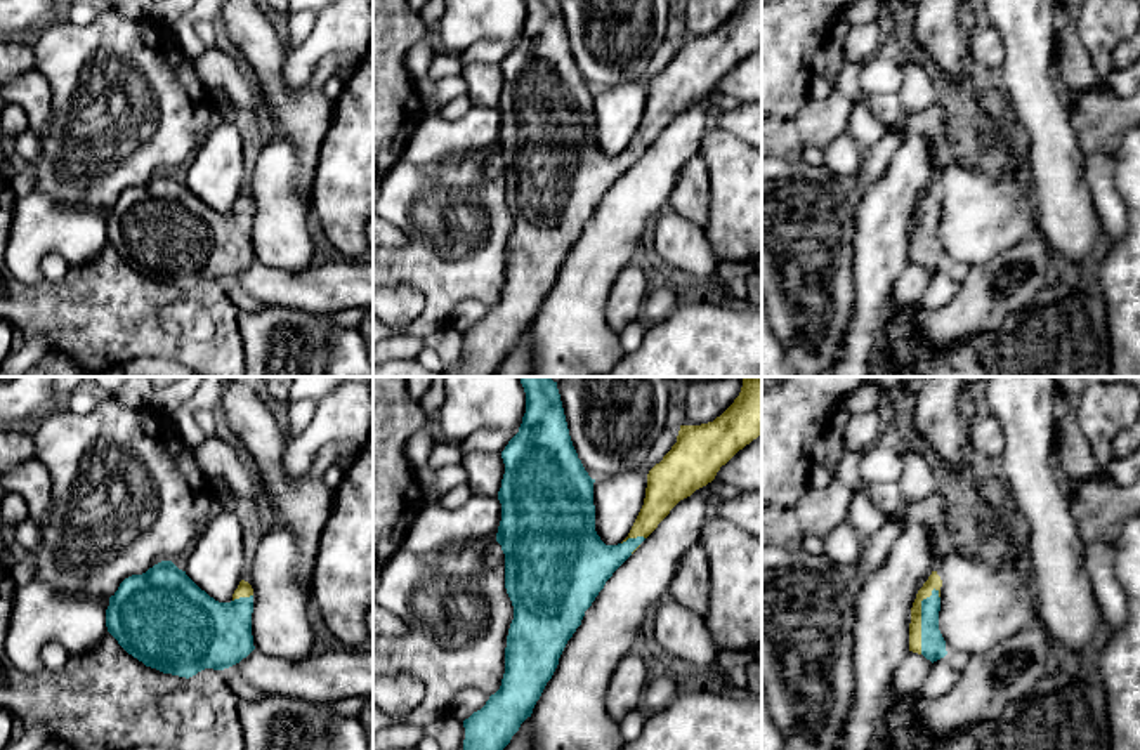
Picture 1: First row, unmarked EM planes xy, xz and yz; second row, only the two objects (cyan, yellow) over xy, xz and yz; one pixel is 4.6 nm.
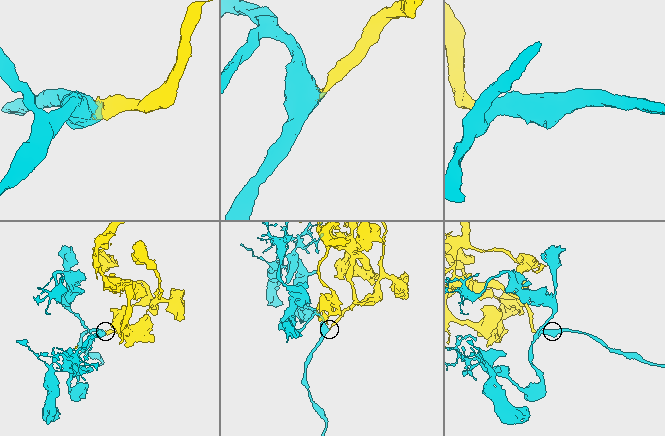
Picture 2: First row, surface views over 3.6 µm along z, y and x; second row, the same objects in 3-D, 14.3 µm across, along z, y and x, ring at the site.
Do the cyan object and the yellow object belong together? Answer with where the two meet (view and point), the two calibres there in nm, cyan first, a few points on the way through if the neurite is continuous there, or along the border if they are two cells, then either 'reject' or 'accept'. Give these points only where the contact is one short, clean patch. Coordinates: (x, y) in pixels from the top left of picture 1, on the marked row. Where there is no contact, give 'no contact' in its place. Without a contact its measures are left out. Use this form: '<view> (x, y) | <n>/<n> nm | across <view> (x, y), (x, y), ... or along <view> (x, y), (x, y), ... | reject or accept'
yz (922, 620) | 110/70 nm | across yz (932, 643), (923, 634), (922, 620), (922, 601), (934, 580) | accept

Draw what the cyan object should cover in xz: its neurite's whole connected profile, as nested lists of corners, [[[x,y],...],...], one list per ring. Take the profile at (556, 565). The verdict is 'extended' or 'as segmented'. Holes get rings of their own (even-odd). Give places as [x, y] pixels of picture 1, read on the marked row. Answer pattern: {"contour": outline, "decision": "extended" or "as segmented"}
{"contour": [[[550,377],[519,378],[526,392],[526,413],[519,432],[501,451],[505,474],[498,491],[501,521],[496,533],[496,542],[505,554],[505,589],[514,606],[514,620],[507,635],[501,686],[481,710],[463,720],[463,750],[503,750],[510,743],[521,724],[531,717],[536,701],[559,665],[567,641],[581,625],[585,611],[592,606],[613,573],[640,547],[680,500],[711,483],[722,465],[762,434],[762,377],[744,377],[739,396],[720,417],[701,425],[680,425],[677,443],[647,474],[644,505],[628,536],[618,545],[606,545],[595,531],[595,479],[588,476],[573,446],[557,382]]], "decision": "extended"}

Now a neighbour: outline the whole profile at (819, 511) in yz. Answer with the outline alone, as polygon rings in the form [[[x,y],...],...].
[[[840,403],[826,425],[824,467],[831,474],[826,488],[807,488],[796,503],[796,516],[803,536],[826,536],[838,524],[847,521],[852,490],[836,477],[836,467],[845,453],[843,434],[852,411]]]

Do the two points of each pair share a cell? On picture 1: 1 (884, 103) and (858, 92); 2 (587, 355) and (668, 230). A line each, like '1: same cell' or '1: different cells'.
1: same cell
2: different cells

